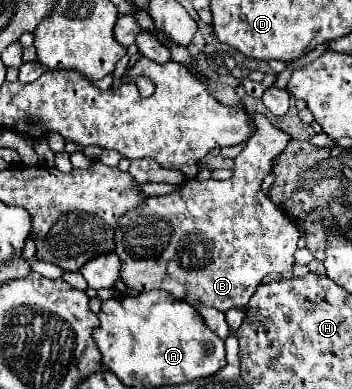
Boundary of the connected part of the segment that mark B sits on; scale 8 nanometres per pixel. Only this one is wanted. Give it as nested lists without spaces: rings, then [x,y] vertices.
[[[254,112],[252,118],[256,124],[256,134],[234,158],[232,178],[222,182],[186,180],[180,192],[150,196],[144,206],[126,212],[120,218],[116,228],[116,254],[122,262],[120,276],[126,286],[138,292],[160,288],[194,308],[210,306],[220,312],[228,312],[230,308],[246,306],[266,274],[286,272],[294,266],[294,252],[300,234],[296,226],[262,192],[262,182],[270,172],[272,158],[286,148],[290,136],[286,132],[278,132],[260,112]]]

